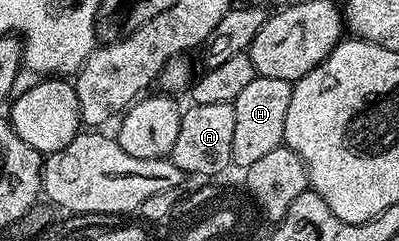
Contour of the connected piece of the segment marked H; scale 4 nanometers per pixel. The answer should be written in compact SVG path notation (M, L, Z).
M254 75L252 82L241 94L236 94L233 105L236 110L236 127L232 133L231 161L245 170L252 162L283 147L284 118L288 118L288 102L292 102L293 83L284 78L268 78Z

